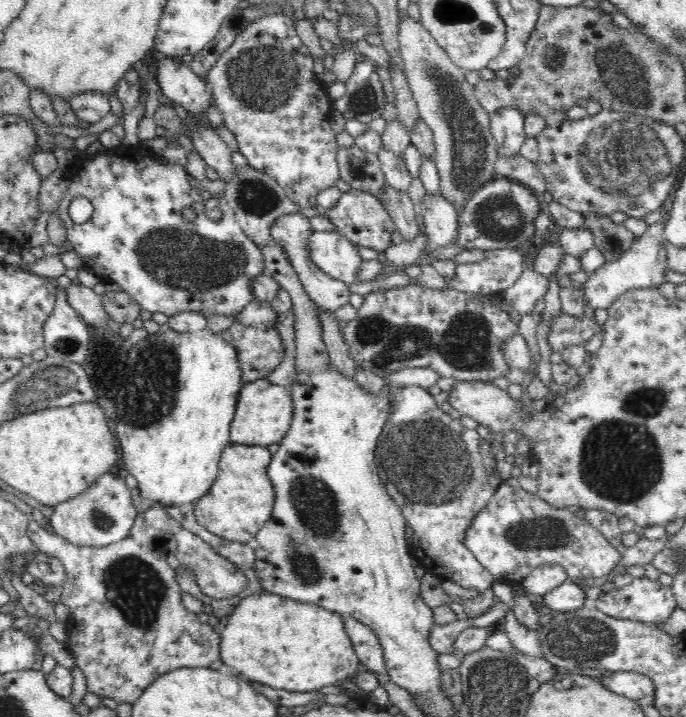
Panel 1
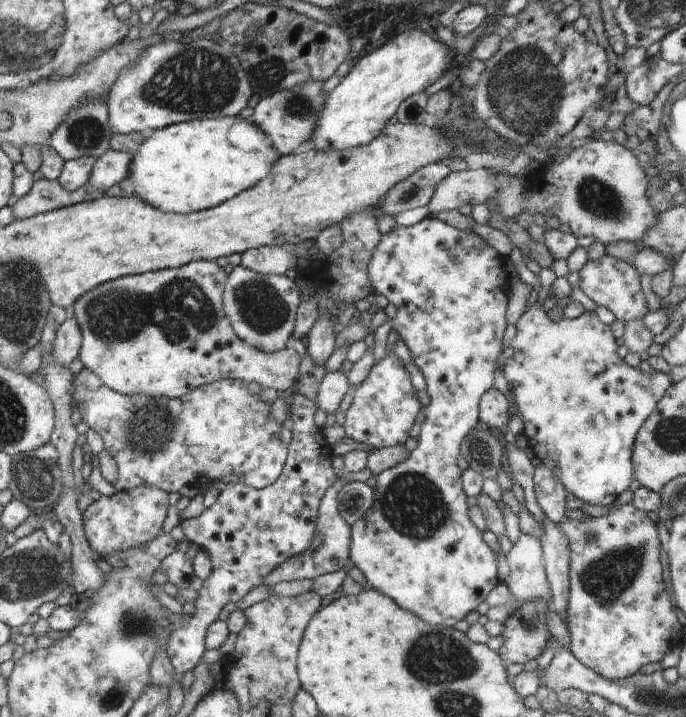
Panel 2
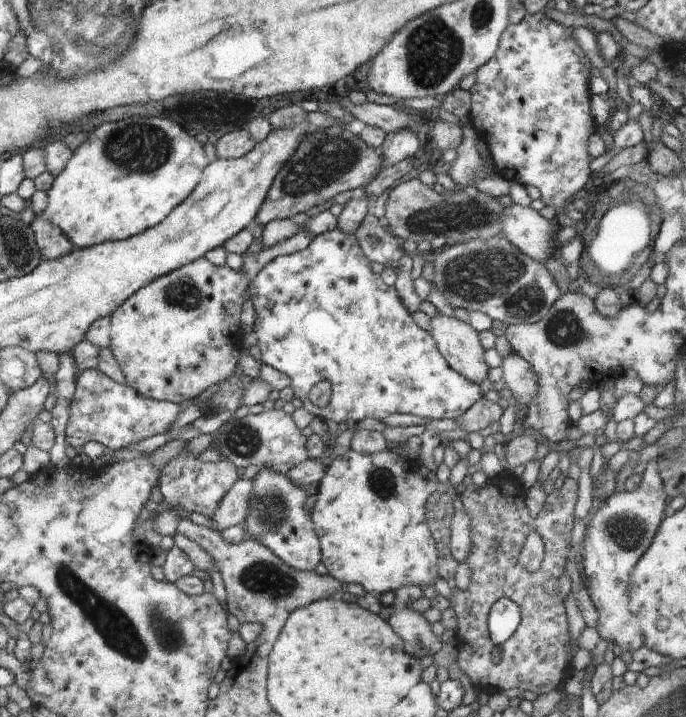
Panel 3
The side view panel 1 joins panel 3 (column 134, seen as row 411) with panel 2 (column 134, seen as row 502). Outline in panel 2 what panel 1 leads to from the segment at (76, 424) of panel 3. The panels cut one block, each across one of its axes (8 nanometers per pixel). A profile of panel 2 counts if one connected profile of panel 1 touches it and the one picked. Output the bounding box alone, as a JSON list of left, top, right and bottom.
[73,369,287,493]

